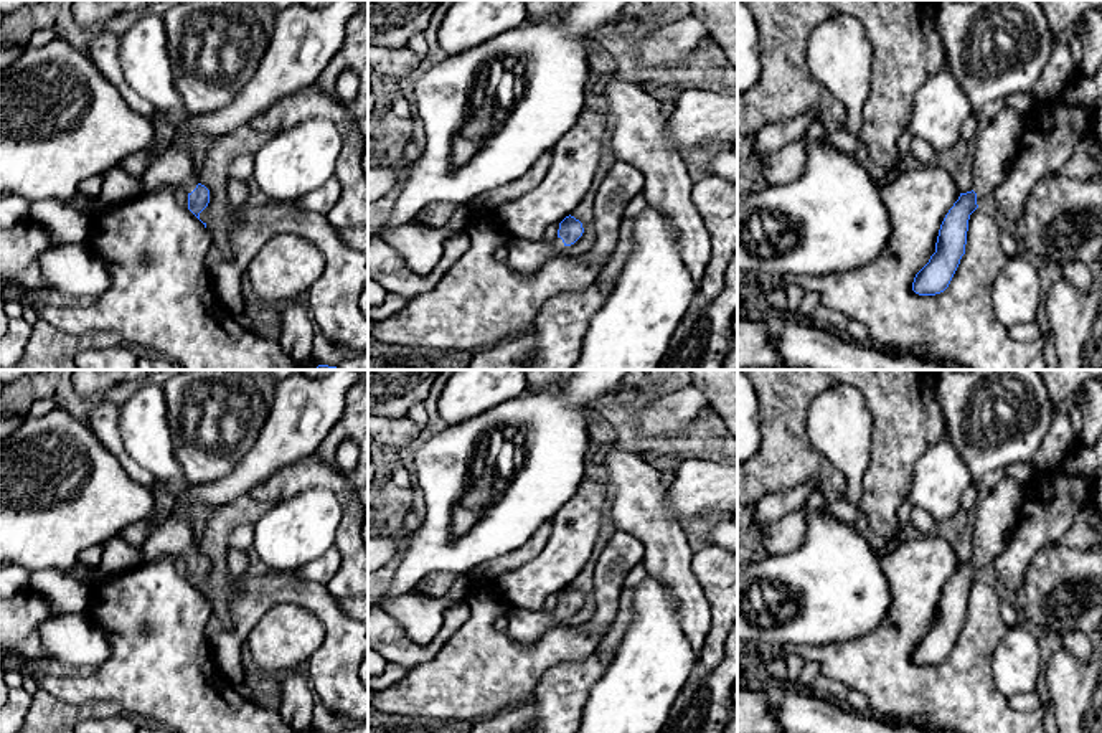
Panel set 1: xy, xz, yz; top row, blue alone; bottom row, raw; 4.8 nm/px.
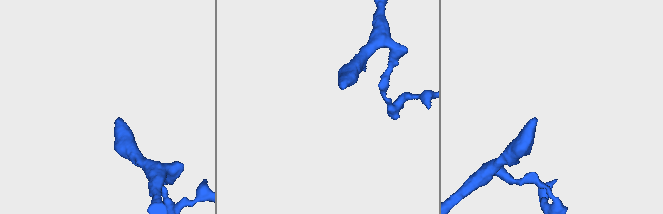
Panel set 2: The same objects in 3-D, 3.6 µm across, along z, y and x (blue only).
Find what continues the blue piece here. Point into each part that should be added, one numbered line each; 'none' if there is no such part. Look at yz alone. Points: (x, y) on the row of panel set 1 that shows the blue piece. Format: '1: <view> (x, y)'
1: yz (998, 144)

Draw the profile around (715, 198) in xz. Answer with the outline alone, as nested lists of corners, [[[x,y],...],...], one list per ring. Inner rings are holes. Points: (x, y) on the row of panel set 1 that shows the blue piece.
[[[706,175],[695,180],[691,200],[709,233],[709,262],[698,292],[708,300],[721,294],[726,269],[737,253],[737,183]]]

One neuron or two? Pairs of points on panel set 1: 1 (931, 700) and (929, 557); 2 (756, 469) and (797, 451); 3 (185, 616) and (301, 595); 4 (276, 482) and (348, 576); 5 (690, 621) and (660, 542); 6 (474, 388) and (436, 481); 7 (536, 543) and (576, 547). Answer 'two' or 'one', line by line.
1: one
2: one
3: two
4: one
5: one
6: two
7: two

